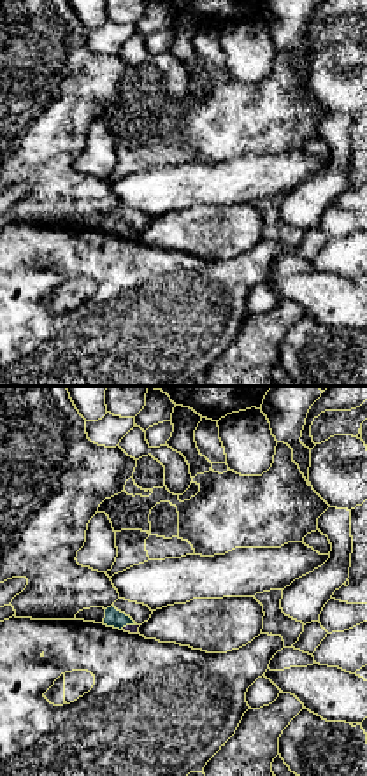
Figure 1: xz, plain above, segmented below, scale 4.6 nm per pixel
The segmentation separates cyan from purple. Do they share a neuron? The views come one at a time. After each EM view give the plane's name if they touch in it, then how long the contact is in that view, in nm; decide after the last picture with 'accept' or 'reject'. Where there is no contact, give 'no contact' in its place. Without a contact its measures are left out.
xz | 80 nm

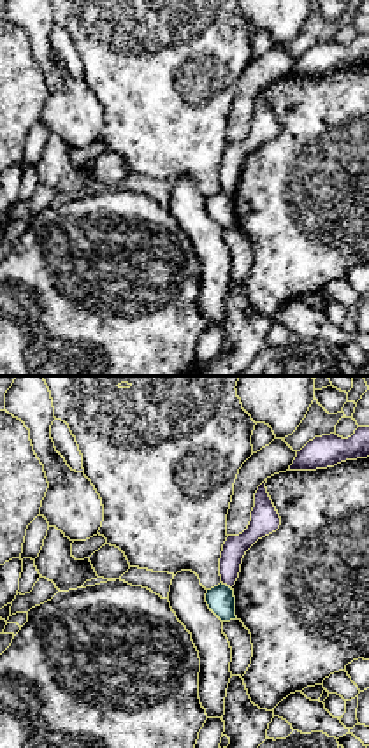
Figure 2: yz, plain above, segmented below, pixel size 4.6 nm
yz | 60 nm

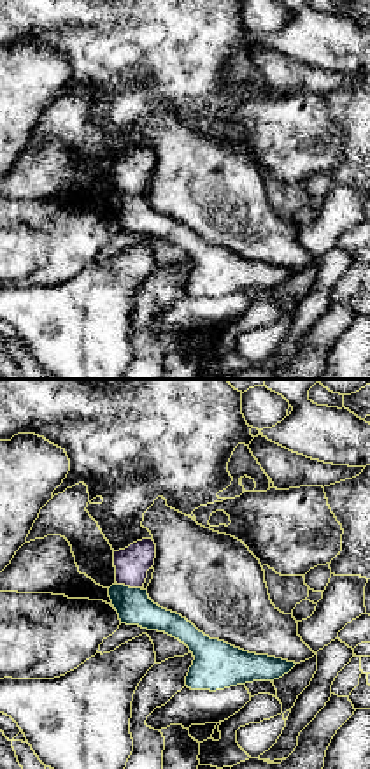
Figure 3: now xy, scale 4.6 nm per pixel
xy | 120 nm

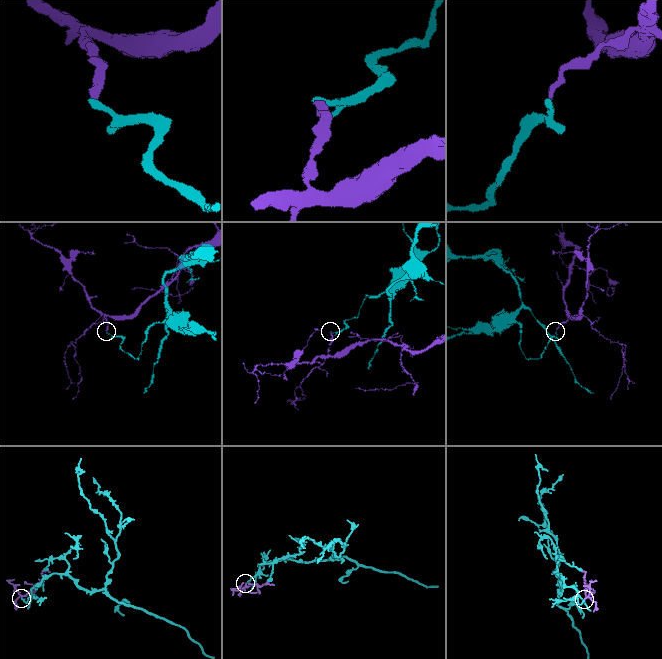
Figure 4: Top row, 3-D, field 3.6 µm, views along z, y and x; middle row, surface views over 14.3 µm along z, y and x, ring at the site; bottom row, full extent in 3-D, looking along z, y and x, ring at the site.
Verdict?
reject

